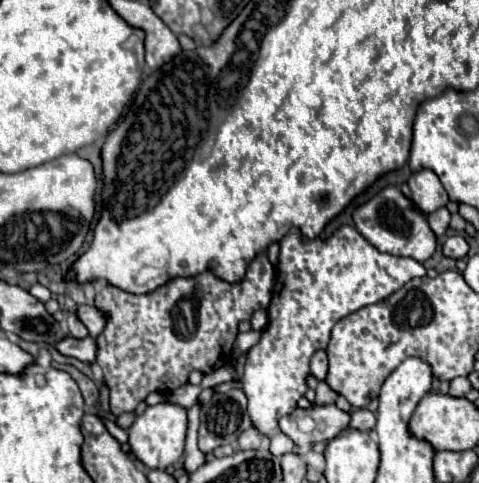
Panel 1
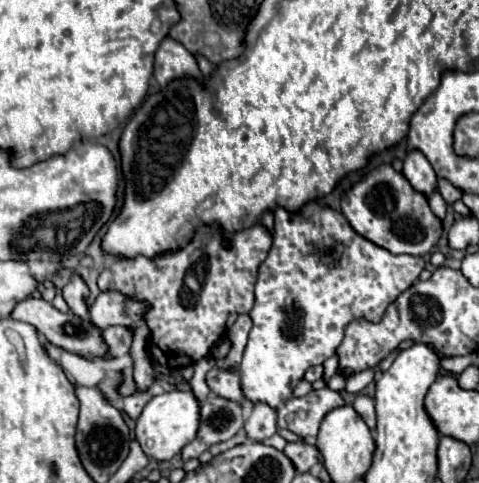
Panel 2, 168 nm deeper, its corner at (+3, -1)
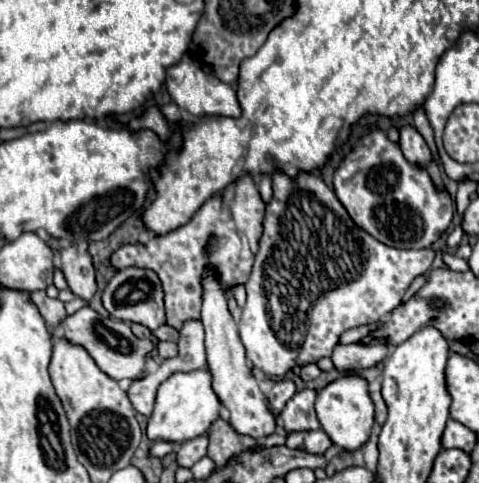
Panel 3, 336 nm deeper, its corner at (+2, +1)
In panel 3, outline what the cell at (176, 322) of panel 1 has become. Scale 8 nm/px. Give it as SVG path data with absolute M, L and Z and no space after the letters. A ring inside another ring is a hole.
M242 175L238 181L232 181L226 185L226 189L210 199L204 201L204 205L196 211L196 215L182 227L166 233L166 235L156 235L146 243L136 243L136 245L124 245L114 251L112 255L112 265L116 269L124 267L150 267L158 273L164 293L166 293L166 323L180 329L184 321L188 319L200 319L200 303L202 303L202 289L200 289L200 273L204 265L214 265L220 273L220 283L228 291L232 285L246 283L250 277L250 269L254 263L254 255L258 251L258 239L262 235L262 217L264 217L264 201L258 193L258 187L252 179L252 175Z

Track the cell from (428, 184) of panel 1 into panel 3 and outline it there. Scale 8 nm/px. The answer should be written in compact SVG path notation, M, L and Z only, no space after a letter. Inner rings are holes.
M406 125L400 129L400 147L402 147L404 157L410 163L426 167L432 161L432 153L430 153L424 137L412 125Z

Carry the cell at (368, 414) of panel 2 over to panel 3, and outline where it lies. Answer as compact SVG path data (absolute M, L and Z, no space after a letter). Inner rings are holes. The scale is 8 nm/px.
M378 389L372 391L372 401L376 405L376 423L382 425L386 421L386 403L384 403L384 399L382 399L382 395L380 395Z

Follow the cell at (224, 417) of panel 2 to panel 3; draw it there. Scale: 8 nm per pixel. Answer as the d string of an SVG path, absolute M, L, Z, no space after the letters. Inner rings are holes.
M206 435L184 441L182 445L178 445L178 453L176 453L178 465L180 467L192 467L196 461L206 457L206 447L208 447L208 437Z

